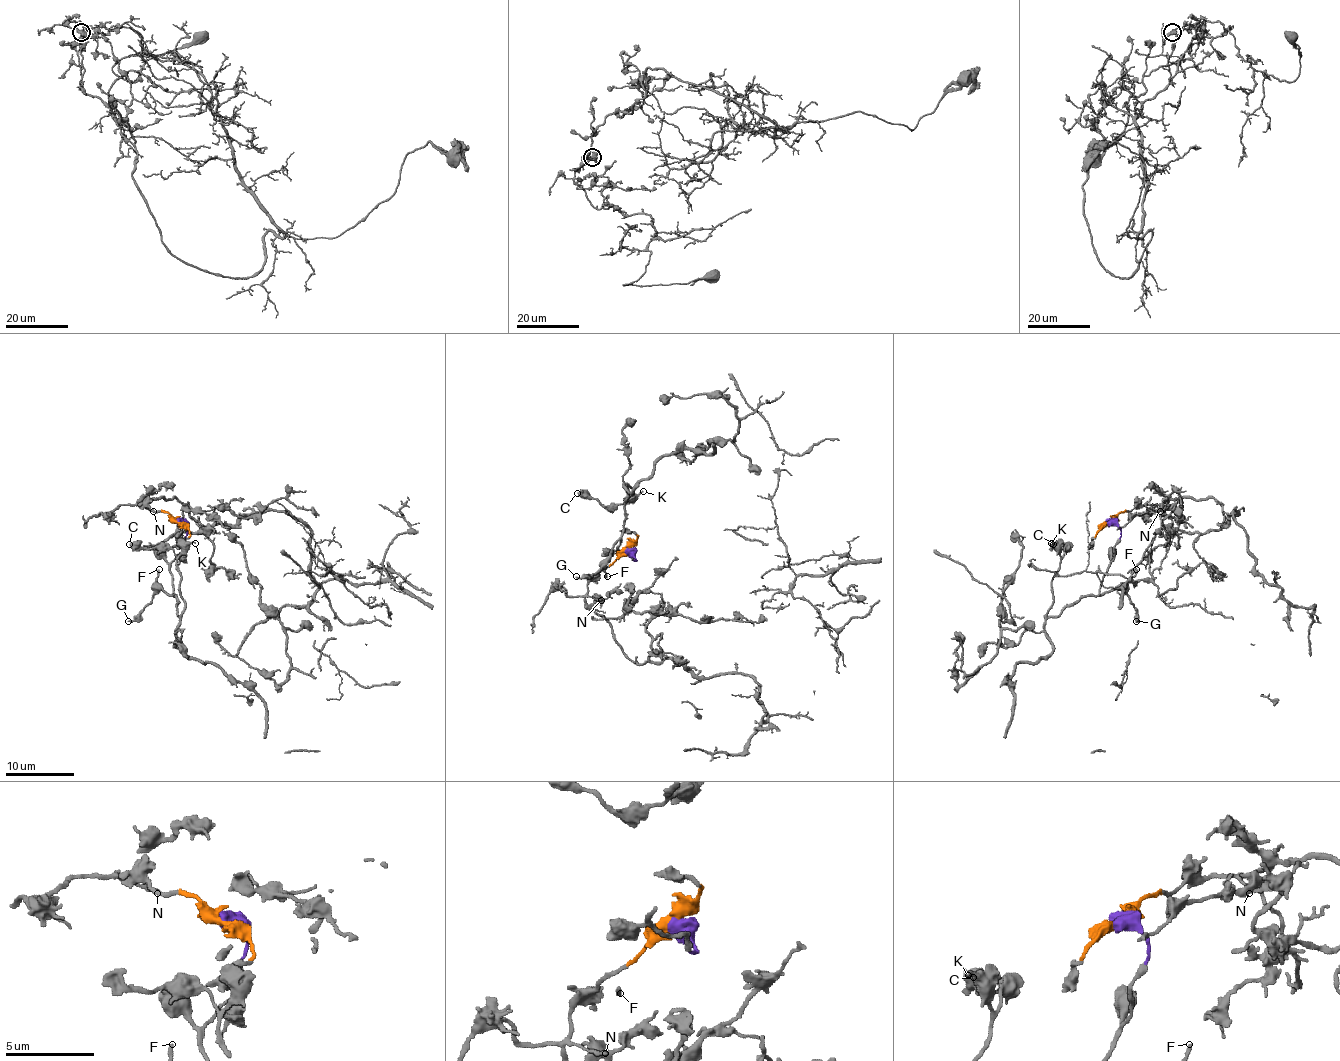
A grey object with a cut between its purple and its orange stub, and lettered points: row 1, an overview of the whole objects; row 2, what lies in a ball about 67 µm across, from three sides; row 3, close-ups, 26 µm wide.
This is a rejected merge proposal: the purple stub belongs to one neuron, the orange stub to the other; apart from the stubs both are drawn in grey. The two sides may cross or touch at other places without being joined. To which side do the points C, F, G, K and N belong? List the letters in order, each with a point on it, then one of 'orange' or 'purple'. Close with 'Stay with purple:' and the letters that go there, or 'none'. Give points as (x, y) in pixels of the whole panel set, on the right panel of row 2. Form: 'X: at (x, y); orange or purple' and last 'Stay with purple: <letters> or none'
C: at (1053, 544); purple
F: at (1136, 569); purple
G: at (1136, 621); purple
K: at (1051, 543); purple
N: at (1160, 511); orange
Stay with purple: C, F, G, K

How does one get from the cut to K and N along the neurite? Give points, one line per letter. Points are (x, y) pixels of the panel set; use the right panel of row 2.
K: (1109, 522), (1120, 535), (1099, 593), (1080, 596), (1058, 615), (1047, 610), (1060, 565), (1060, 548), (1051, 543)
N: (1109, 522), (1120, 512), (1128, 512), (1142, 505), (1154, 505), (1159, 510)

